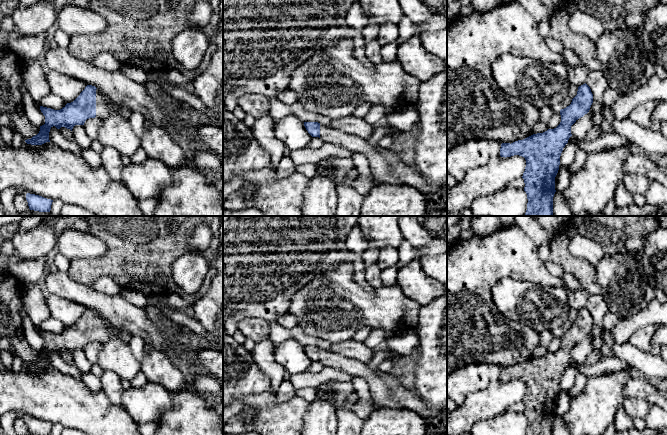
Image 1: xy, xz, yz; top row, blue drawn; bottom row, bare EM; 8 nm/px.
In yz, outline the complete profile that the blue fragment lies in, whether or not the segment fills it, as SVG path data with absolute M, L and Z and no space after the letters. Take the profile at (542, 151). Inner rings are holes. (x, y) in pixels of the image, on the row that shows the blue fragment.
M585 83L578 87L577 95L569 106L560 110L561 122L554 129L548 129L543 133L533 134L523 140L513 143L502 143L501 157L519 155L525 158L526 167L522 178L524 179L524 191L527 194L527 210L524 216L553 216L553 197L555 190L555 177L559 170L560 156L563 148L568 143L571 134L571 126L590 110L593 103L593 94Z

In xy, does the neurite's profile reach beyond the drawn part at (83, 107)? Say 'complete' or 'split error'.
split error

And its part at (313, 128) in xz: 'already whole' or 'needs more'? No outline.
needs more

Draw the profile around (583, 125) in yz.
M588 112L583 117L576 120L576 122L571 126L571 134L575 138L582 140L592 129L594 123L591 118L591 114Z

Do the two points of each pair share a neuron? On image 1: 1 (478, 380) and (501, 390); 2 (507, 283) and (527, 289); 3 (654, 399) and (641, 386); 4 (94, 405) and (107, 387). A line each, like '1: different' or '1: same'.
1: different
2: same
3: same
4: different

